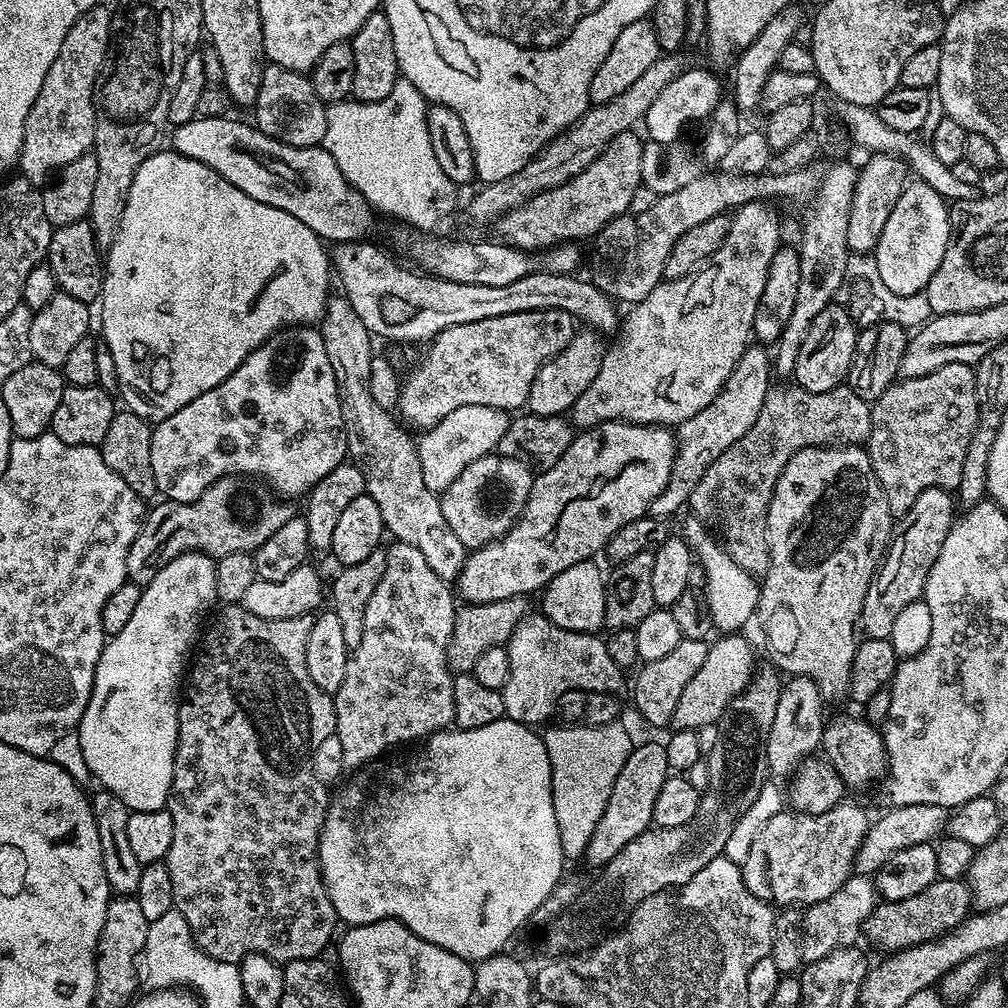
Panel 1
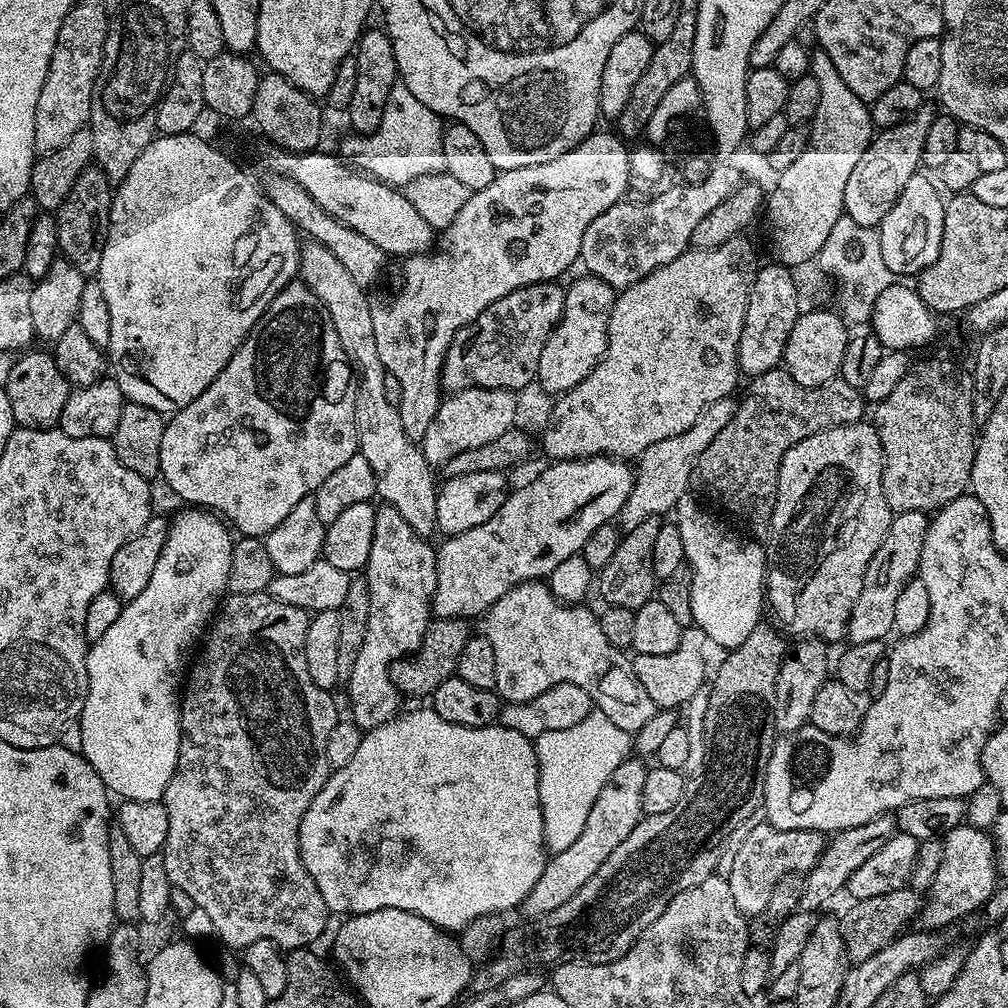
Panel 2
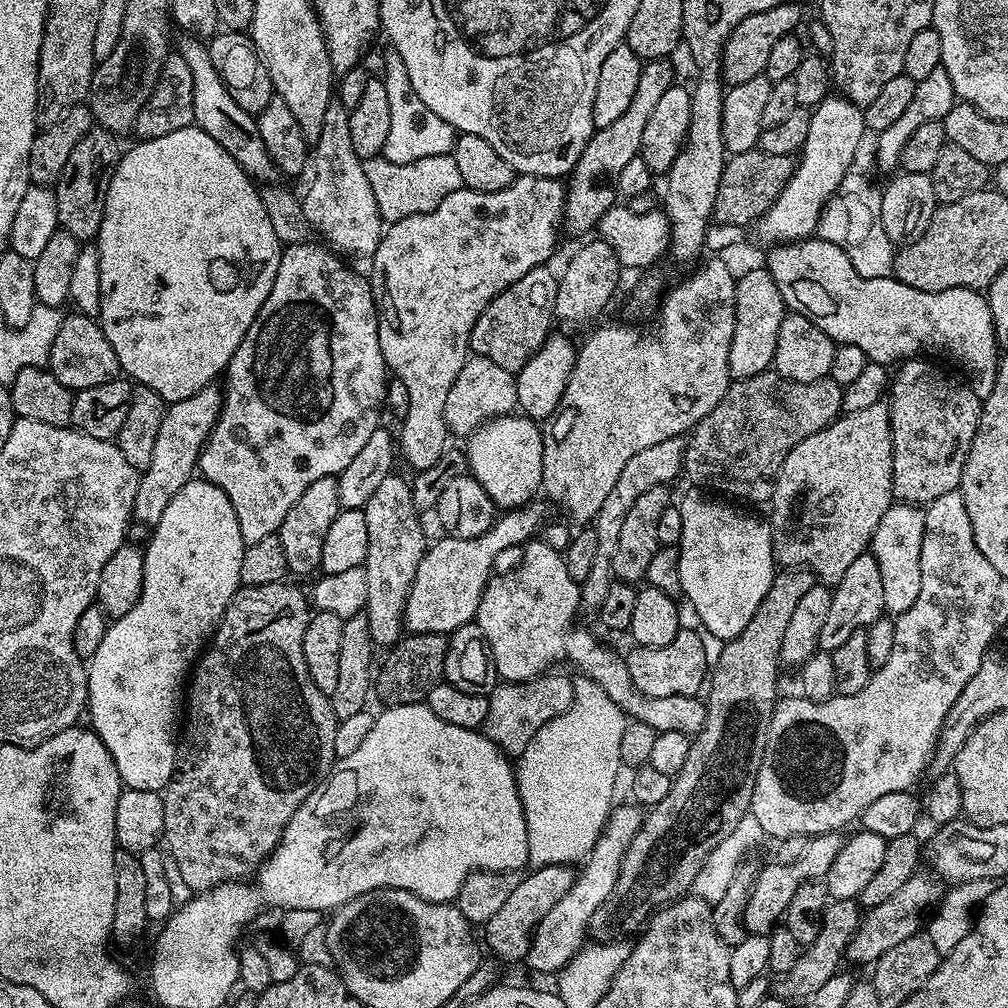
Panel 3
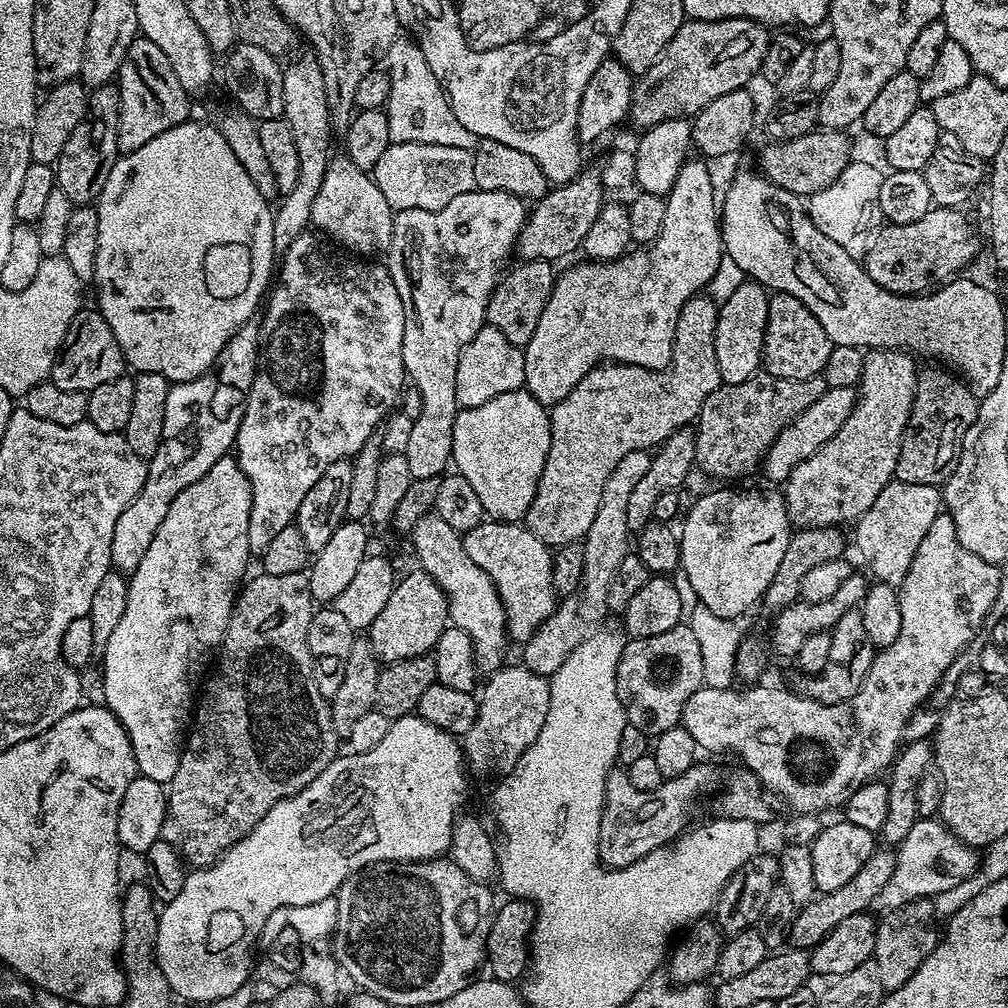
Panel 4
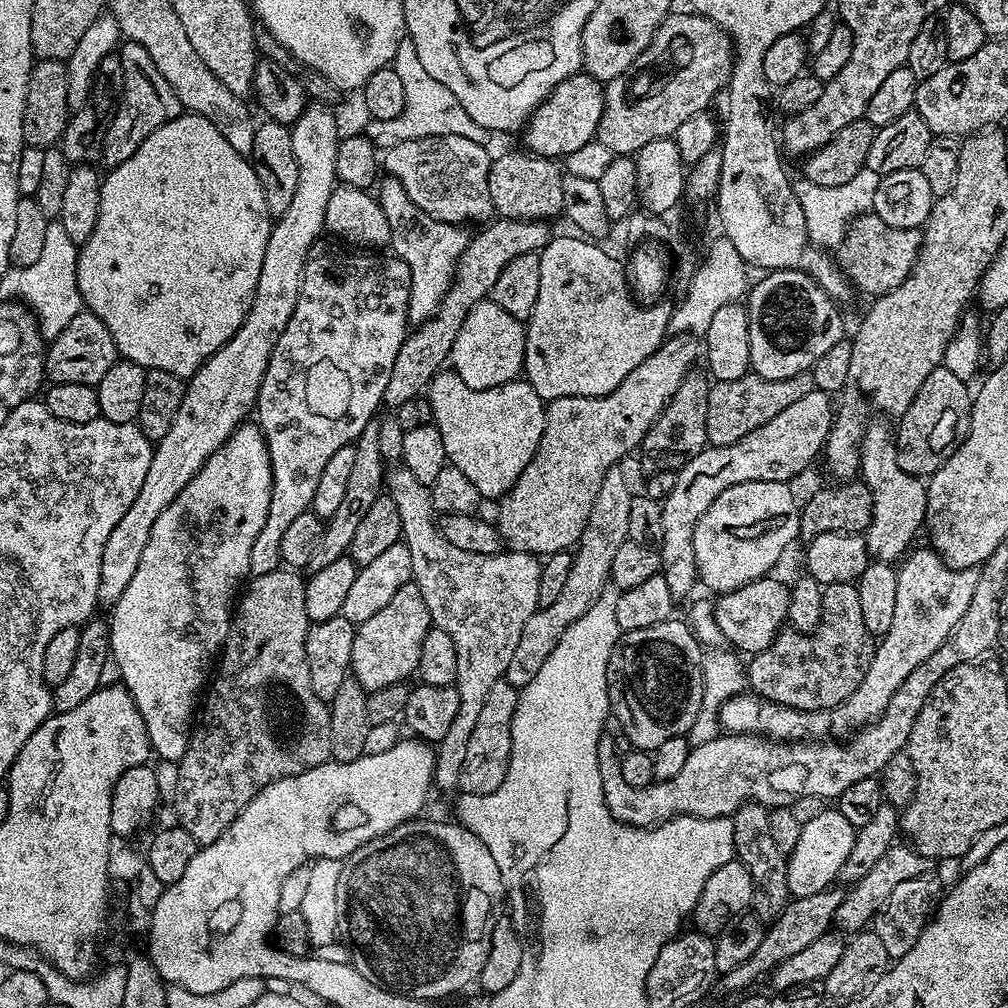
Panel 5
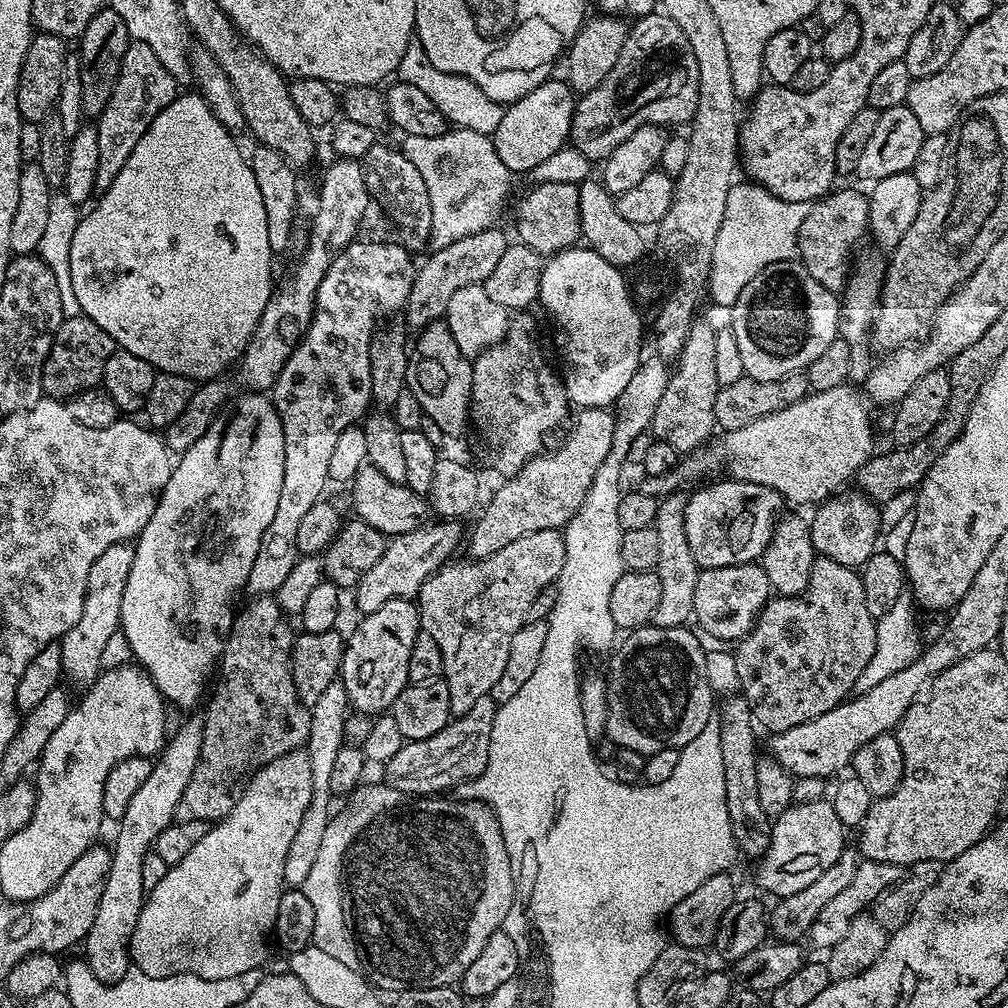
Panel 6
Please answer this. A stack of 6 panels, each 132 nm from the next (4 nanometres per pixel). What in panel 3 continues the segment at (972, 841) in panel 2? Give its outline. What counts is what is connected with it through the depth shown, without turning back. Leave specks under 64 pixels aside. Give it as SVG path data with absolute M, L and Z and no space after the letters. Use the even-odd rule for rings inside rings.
M917 871L910 882L902 886L902 890L897 890L890 898L886 898L886 902L878 902L878 906L863 913L858 930L848 943L846 956L849 961L852 959L856 964L875 965L876 960L882 958L886 950L898 946L898 942L906 942L906 938L921 935L930 913L946 891L945 885L935 875L925 872Z

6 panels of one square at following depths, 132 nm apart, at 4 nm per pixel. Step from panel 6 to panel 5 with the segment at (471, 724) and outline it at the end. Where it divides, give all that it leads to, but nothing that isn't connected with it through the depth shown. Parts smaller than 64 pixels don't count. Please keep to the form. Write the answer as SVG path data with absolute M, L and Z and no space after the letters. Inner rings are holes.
M505 679L498 680L491 687L485 705L482 706L482 714L478 714L478 722L474 722L474 734L470 734L470 743L466 746L466 762L462 762L462 770L458 774L461 793L481 796L502 786L512 749L510 726L514 718L517 695L518 689Z

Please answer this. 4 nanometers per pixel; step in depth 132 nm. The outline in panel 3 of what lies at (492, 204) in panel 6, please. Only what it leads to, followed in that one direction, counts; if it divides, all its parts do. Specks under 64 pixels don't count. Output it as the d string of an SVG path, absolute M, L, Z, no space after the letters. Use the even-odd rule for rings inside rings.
M384 155L372 156L363 161L366 182L374 190L374 202L378 202L380 219L384 222L401 220L414 214L426 214L437 208L442 198L454 194L454 190L464 187L458 162L452 155L431 156L417 160L387 160Z

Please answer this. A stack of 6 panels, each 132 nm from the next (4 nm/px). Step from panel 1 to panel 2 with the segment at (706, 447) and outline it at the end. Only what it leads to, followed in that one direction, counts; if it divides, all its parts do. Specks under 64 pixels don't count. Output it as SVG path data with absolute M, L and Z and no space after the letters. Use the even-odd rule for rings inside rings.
M732 398L709 404L708 409L698 418L698 422L690 426L690 430L674 434L674 438L662 438L662 442L654 442L654 446L650 446L638 457L630 498L626 498L618 517L621 529L627 530L633 524L646 522L650 514L671 513L675 509L676 503L689 491L688 483L693 483L696 463L702 450L706 450L706 446L710 446L710 442L718 438L722 426L730 422L737 407L737 401Z

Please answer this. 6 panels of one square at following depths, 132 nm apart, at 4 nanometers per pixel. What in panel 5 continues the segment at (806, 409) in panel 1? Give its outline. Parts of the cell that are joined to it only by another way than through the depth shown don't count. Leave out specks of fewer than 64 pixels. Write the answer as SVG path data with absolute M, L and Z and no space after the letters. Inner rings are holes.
M811 371L799 372L790 378L762 378L749 374L742 378L734 378L734 382L715 381L708 389L706 402L706 434L708 444L713 448L730 446L738 442L738 438L746 438L750 430L758 430L770 422L770 418L782 414L786 406L798 402L798 398L806 398L814 390L814 378Z

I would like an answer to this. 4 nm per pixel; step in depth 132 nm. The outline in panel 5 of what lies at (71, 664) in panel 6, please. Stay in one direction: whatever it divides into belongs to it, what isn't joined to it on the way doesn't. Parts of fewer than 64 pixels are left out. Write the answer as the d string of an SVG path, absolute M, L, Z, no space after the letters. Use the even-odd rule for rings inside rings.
M310 102L302 110L302 114L290 125L294 154L298 158L298 187L294 190L294 198L290 206L286 206L286 214L275 217L270 238L266 242L266 255L262 257L262 274L258 274L258 286L252 299L252 305L239 330L213 354L210 359L190 377L184 389L182 406L178 406L178 414L174 414L174 426L166 433L154 448L150 470L146 470L146 482L142 482L142 490L138 490L138 498L134 498L134 506L122 514L118 526L110 530L110 538L106 538L106 546L102 546L100 571L96 573L98 582L98 601L101 605L111 606L122 598L122 590L130 586L130 578L134 578L134 570L138 570L138 561L142 559L142 550L146 550L146 542L150 542L150 530L154 530L154 522L158 522L158 514L178 498L182 490L186 490L186 482L202 470L202 466L211 456L217 455L220 448L232 436L232 431L243 422L244 416L251 417L256 407L256 399L260 393L260 383L266 374L268 359L272 348L278 342L282 330L286 330L286 322L290 322L290 314L294 314L294 306L298 306L298 290L304 277L304 263L310 254L310 246L321 239L325 231L326 205L330 203L330 194L338 187L334 158L338 158L338 146L342 139L342 131L336 125L336 116L327 104Z

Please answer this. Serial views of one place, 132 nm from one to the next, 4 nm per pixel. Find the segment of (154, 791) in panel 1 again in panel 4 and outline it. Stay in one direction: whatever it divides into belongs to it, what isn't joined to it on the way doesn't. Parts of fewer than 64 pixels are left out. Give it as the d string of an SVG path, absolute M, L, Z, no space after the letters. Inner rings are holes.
M239 466L224 467L206 470L198 482L186 486L186 490L170 502L170 510L166 510L166 518L162 518L154 542L150 542L142 562L138 562L138 570L130 573L126 614L122 614L122 622L118 622L114 634L110 634L108 644L102 649L103 703L116 715L130 738L137 773L163 785L167 785L174 778L174 770L178 770L180 753L186 743L186 729L194 716L194 697L202 684L199 672L208 655L211 652L213 655L224 642L232 607L250 561L250 482Z

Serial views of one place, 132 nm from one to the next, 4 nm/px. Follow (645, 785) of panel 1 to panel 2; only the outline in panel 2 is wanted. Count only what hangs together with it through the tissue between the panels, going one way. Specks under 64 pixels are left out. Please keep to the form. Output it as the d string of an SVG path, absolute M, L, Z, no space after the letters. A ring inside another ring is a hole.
M629 758L623 760L610 774L606 786L602 786L594 806L590 806L590 815L586 818L586 826L582 826L582 834L571 846L566 846L566 850L551 853L544 861L544 869L534 882L534 888L530 894L526 894L522 905L525 917L535 918L554 910L554 906L562 906L562 902L567 902L594 878L598 871L598 866L618 850L622 842L626 842L626 837L630 835L630 830L638 826L638 822L644 816L642 810L642 786L646 782L646 774L649 765L640 758Z

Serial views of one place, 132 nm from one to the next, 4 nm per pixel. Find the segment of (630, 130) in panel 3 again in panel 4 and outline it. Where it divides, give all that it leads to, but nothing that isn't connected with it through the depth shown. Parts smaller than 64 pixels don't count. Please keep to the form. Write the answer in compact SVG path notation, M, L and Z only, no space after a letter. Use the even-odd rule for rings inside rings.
M581 170L568 184L549 187L541 200L531 205L528 218L516 239L515 255L520 260L551 260L559 262L563 256L583 245L600 207L606 203L606 189L600 182L599 171Z

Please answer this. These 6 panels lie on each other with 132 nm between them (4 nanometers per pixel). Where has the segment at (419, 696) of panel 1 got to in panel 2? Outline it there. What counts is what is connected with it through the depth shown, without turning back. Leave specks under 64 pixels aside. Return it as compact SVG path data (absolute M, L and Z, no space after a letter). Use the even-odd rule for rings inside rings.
M387 506L377 507L374 542L370 546L368 566L362 572L370 590L370 622L366 622L366 638L362 642L362 650L358 650L354 670L350 670L350 678L346 682L348 704L352 707L350 719L361 730L382 726L401 711L402 693L392 681L392 663L405 659L420 649L422 638L434 619L432 599L436 589L436 548L428 543L425 537L417 534L414 526L410 526L410 522L406 522L406 518L402 518L402 514L398 514L398 510Z

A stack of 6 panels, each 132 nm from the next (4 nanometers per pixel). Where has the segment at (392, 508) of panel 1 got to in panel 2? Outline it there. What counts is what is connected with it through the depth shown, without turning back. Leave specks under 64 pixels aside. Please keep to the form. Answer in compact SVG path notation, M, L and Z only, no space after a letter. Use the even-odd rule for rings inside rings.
M305 243L300 250L299 279L320 299L328 311L330 322L338 333L338 342L346 354L354 373L356 385L356 429L359 455L370 462L376 478L379 499L387 507L398 510L419 536L431 537L436 527L436 493L438 480L432 477L433 465L426 462L423 447L402 430L400 409L390 406L386 399L386 378L382 358L378 358L378 342L374 342L373 305L368 304L369 293L361 288L346 266L326 250L326 246Z

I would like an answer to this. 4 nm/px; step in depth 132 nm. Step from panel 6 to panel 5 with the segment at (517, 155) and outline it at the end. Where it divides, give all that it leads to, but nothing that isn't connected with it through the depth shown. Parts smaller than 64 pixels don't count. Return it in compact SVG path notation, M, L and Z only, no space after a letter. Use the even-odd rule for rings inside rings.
M575 72L570 78L558 82L550 95L533 110L522 129L523 147L534 156L566 158L574 150L582 150L586 142L596 139L598 122L602 122L604 84L589 72Z

